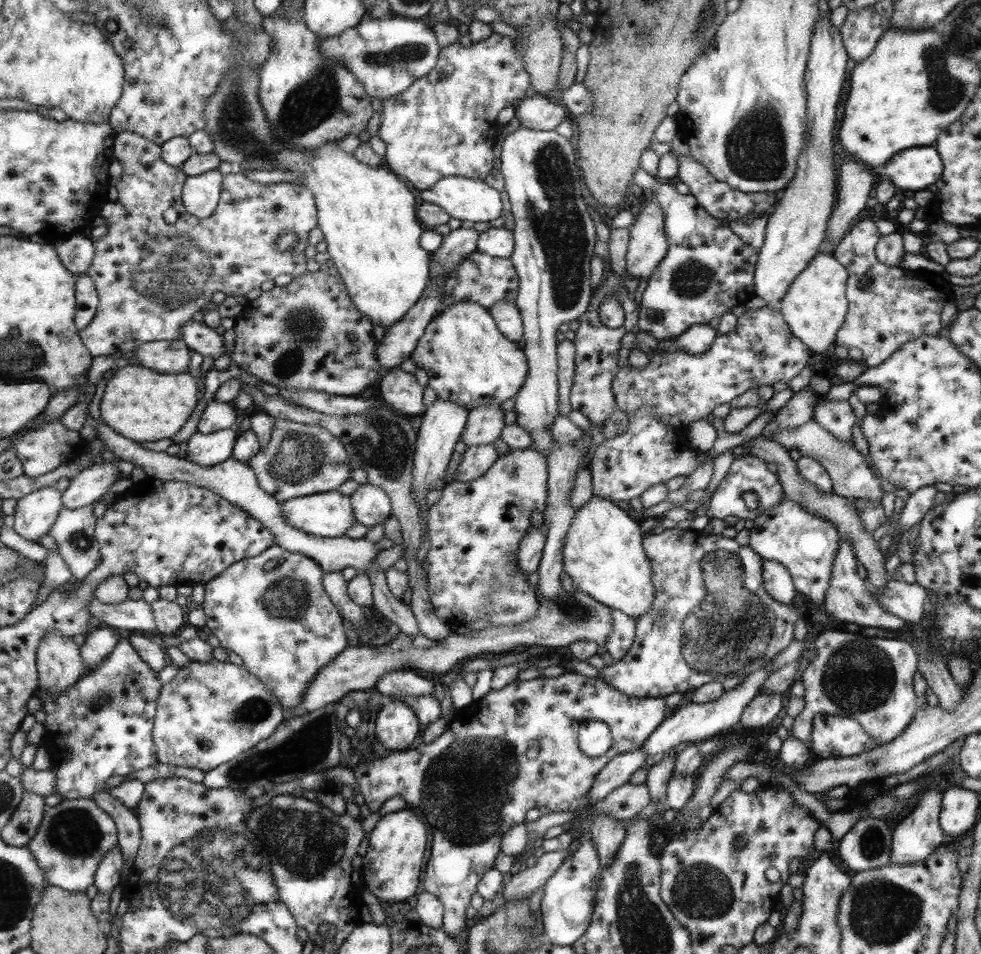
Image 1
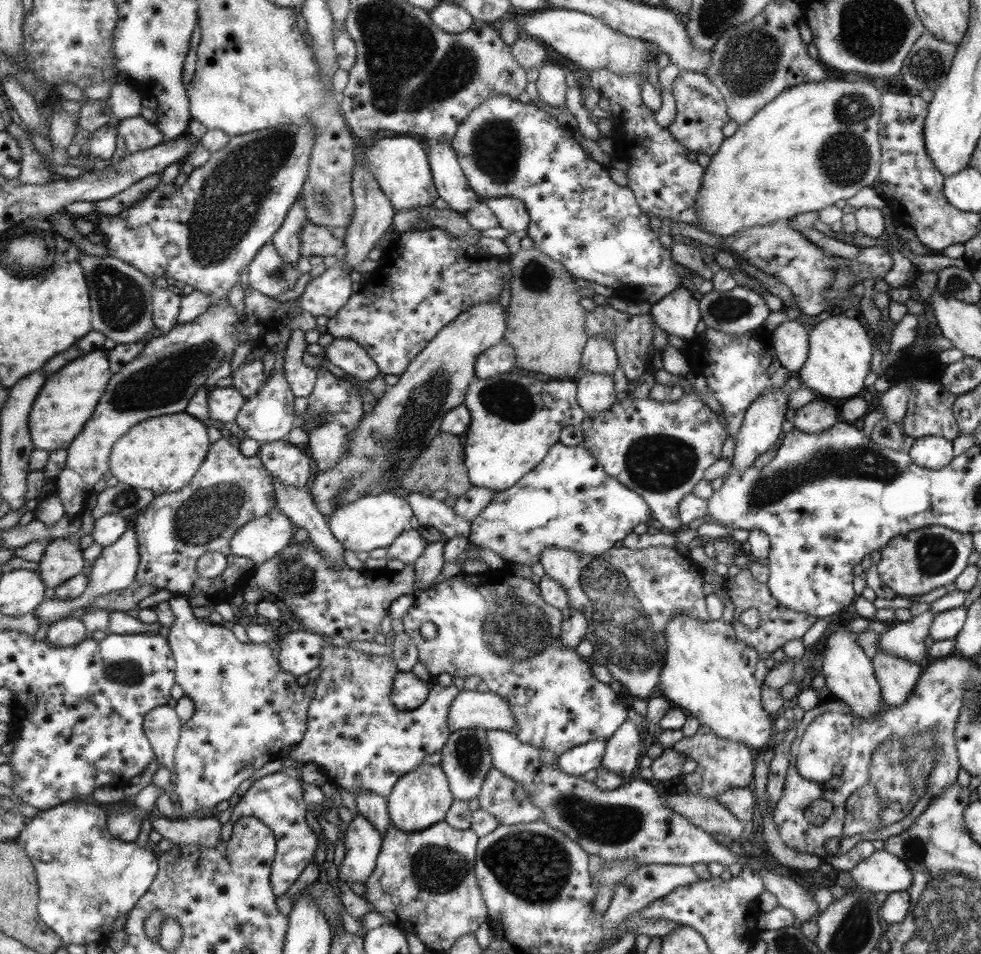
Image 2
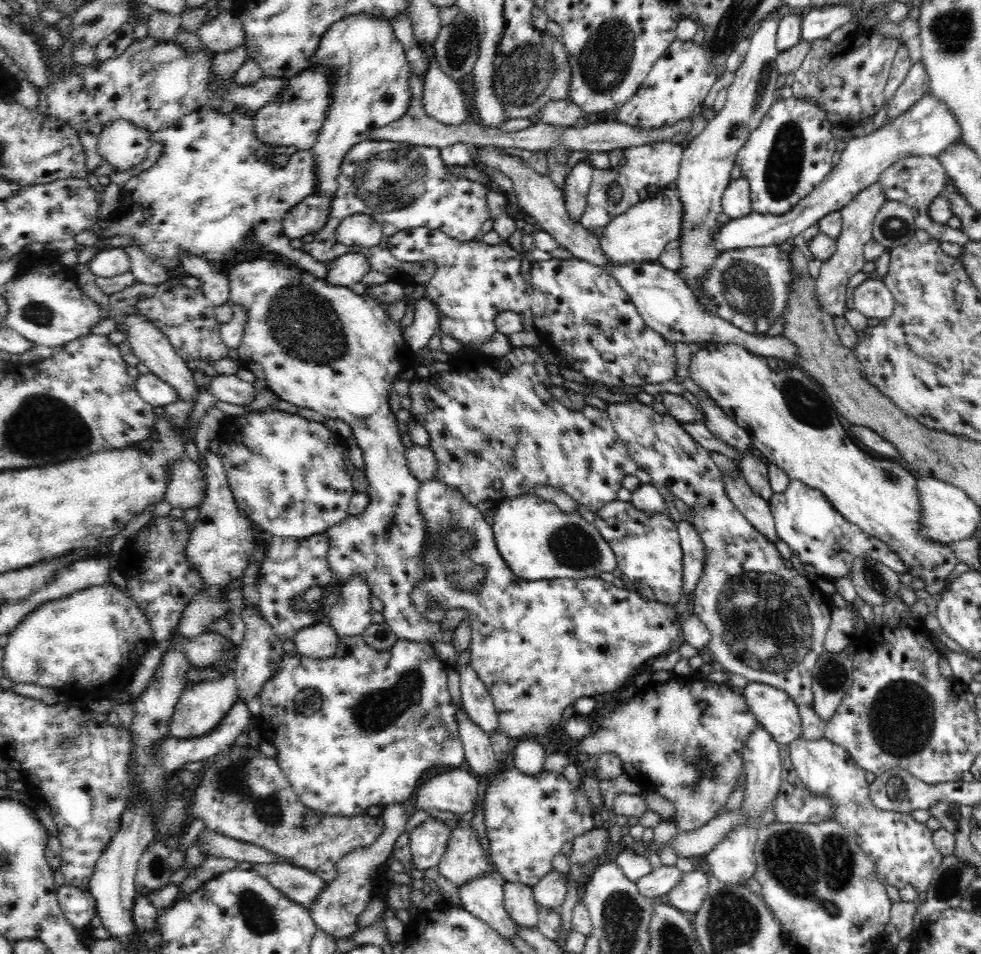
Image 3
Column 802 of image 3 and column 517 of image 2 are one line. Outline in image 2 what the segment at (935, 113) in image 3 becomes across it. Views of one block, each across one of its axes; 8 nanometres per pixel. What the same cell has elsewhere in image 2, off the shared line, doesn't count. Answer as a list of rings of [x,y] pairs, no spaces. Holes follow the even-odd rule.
[[[501,196],[486,201],[486,206],[498,217],[499,226],[513,232],[526,230],[531,223],[531,213],[523,200]]]

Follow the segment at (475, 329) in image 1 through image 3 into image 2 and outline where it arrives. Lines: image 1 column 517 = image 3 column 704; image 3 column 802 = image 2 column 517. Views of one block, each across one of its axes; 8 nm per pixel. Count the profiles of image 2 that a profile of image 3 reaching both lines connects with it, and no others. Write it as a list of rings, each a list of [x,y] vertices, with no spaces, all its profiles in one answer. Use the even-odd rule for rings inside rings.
[[[513,369],[510,372],[480,380],[476,378],[469,386],[465,404],[471,414],[471,423],[467,430],[465,458],[470,482],[476,487],[492,489],[496,494],[518,485],[528,472],[534,471],[550,450],[559,442],[564,426],[577,427],[584,419],[585,412],[576,400],[577,384],[570,378],[552,380],[537,376],[534,372]]]

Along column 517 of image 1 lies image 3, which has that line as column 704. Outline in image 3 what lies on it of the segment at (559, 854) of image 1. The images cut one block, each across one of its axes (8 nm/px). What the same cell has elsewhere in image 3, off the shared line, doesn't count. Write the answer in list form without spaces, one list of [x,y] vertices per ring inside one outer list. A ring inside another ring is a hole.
[[[698,868],[686,872],[670,892],[668,904],[680,912],[698,912],[709,890],[707,872]]]

